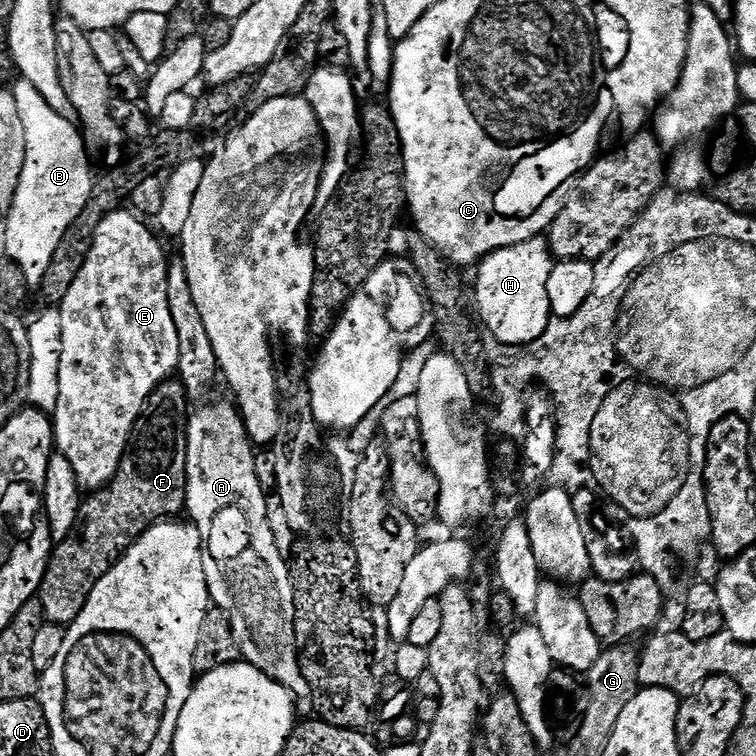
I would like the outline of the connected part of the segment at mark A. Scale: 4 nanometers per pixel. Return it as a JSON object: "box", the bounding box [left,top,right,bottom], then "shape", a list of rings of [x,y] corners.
{"box":[186,399,309,698],"shape":[[[209,399],[207,402],[209,404],[204,404],[201,408],[193,407],[191,409],[190,415],[188,417],[188,429],[186,430],[186,446],[188,449],[186,450],[186,478],[188,479],[188,489],[186,490],[186,512],[187,515],[196,516],[199,512],[220,512],[216,517],[213,518],[212,521],[208,524],[208,532],[206,528],[206,535],[202,540],[202,547],[204,550],[204,573],[206,574],[206,586],[208,587],[208,598],[209,601],[219,611],[223,612],[225,616],[227,616],[228,621],[230,622],[230,626],[232,627],[232,633],[234,634],[234,638],[236,639],[236,645],[240,648],[240,655],[242,657],[243,663],[252,664],[258,670],[262,670],[262,674],[266,674],[270,678],[274,678],[274,682],[278,682],[282,687],[287,688],[289,692],[292,693],[293,697],[301,698],[300,696],[307,697],[309,695],[308,683],[306,682],[306,678],[302,678],[302,670],[300,669],[300,655],[296,652],[296,603],[294,602],[294,586],[292,585],[292,574],[290,571],[289,561],[286,559],[284,561],[284,556],[280,553],[280,544],[276,541],[276,532],[272,529],[272,524],[268,521],[268,500],[264,497],[264,488],[260,485],[260,476],[256,473],[256,456],[252,451],[254,451],[254,445],[251,440],[248,439],[248,431],[246,430],[246,426],[244,425],[244,420],[240,416],[240,410],[236,407],[235,403],[231,399],[228,400],[212,400]]]}

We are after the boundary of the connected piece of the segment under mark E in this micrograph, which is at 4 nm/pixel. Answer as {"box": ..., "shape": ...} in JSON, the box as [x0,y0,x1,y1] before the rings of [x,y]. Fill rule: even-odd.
{"box":[54,210,178,490],"shape":[[[117,210],[111,212],[106,218],[102,218],[102,222],[98,226],[98,230],[94,234],[94,246],[89,250],[88,256],[84,258],[84,265],[81,272],[77,274],[70,292],[66,295],[64,301],[58,305],[58,314],[62,318],[62,354],[58,362],[58,402],[56,403],[56,410],[54,413],[54,448],[59,455],[66,458],[66,462],[70,462],[70,466],[74,466],[74,478],[80,483],[81,489],[84,490],[99,490],[105,488],[114,478],[114,474],[118,470],[118,466],[124,457],[124,451],[128,449],[128,441],[132,439],[132,431],[136,425],[136,419],[142,414],[144,404],[150,398],[150,394],[154,394],[154,390],[162,383],[163,380],[169,379],[178,369],[178,329],[174,326],[174,317],[170,315],[170,302],[166,300],[166,278],[168,277],[168,265],[170,263],[169,257],[164,257],[164,248],[156,241],[157,233],[147,228],[145,221],[139,215],[133,214],[131,211]]]}

